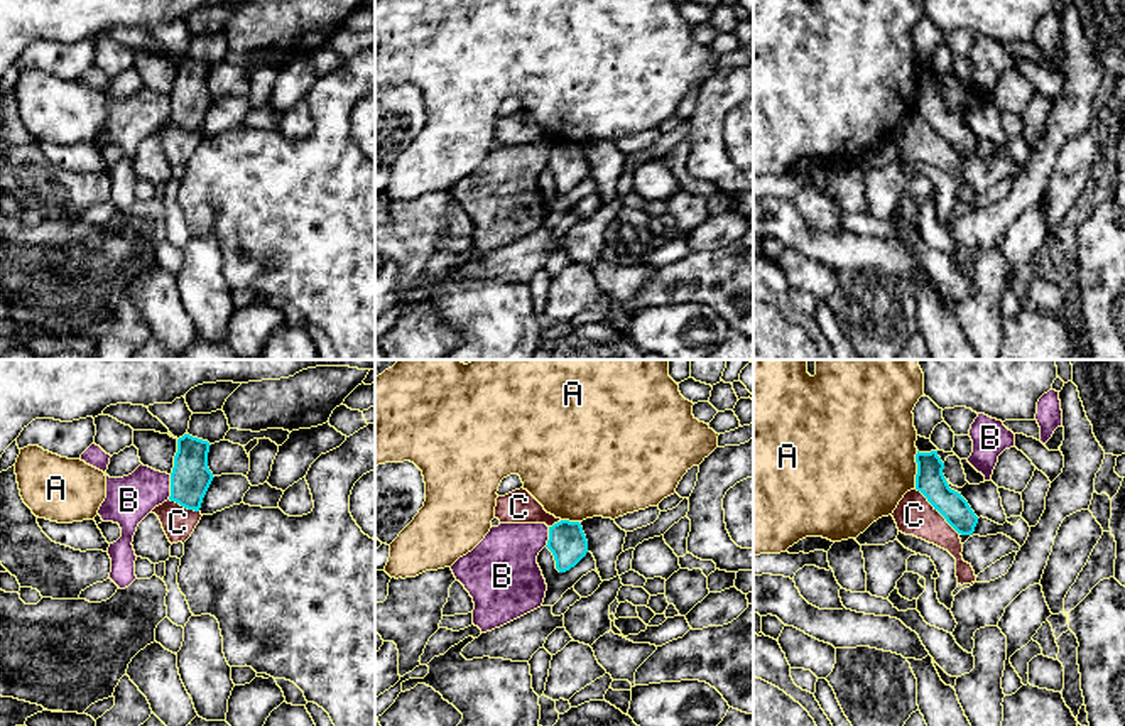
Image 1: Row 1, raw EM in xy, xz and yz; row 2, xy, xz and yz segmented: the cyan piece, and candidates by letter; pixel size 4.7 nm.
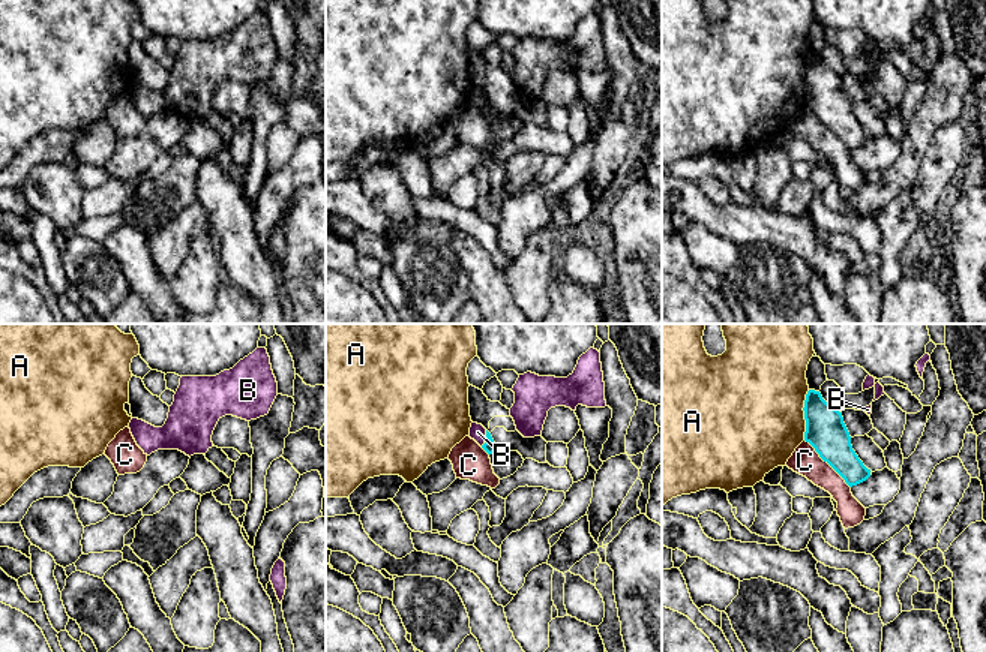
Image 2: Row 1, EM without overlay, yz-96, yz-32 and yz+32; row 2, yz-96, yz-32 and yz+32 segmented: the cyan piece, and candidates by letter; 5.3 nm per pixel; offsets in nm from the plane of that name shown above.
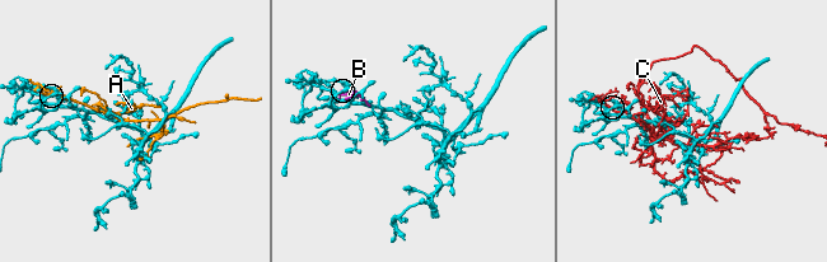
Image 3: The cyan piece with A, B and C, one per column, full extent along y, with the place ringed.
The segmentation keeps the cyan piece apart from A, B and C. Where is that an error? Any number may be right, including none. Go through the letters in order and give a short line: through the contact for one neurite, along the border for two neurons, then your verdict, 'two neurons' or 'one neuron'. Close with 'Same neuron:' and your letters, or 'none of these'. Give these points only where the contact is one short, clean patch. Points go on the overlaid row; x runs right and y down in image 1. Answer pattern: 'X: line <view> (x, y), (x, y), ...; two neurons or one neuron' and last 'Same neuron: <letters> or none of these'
A: two neurons
B: line xy (171, 475), (171, 495), (168, 498); two neurons
C: two neurons
Same neuron: none of these

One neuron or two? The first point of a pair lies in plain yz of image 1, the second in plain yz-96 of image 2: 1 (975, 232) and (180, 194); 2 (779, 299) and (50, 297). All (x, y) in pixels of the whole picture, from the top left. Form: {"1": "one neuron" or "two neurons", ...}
{"1": "two neurons", "2": "one neuron"}

